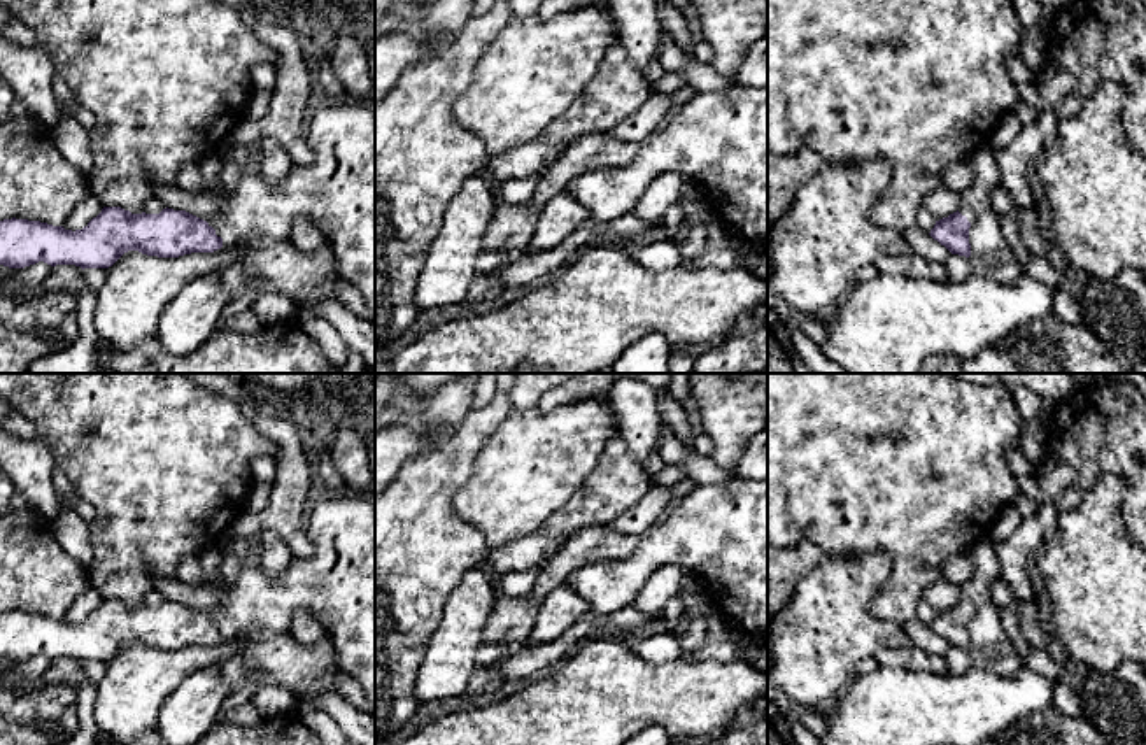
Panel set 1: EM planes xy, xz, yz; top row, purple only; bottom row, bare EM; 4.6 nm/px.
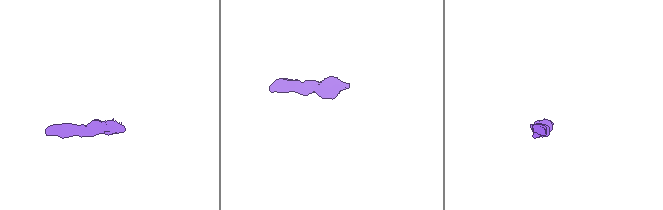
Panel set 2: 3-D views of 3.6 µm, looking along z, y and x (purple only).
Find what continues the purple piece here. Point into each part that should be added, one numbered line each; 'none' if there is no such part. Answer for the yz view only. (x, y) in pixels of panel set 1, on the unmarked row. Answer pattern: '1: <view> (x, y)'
1: yz (976, 591)

